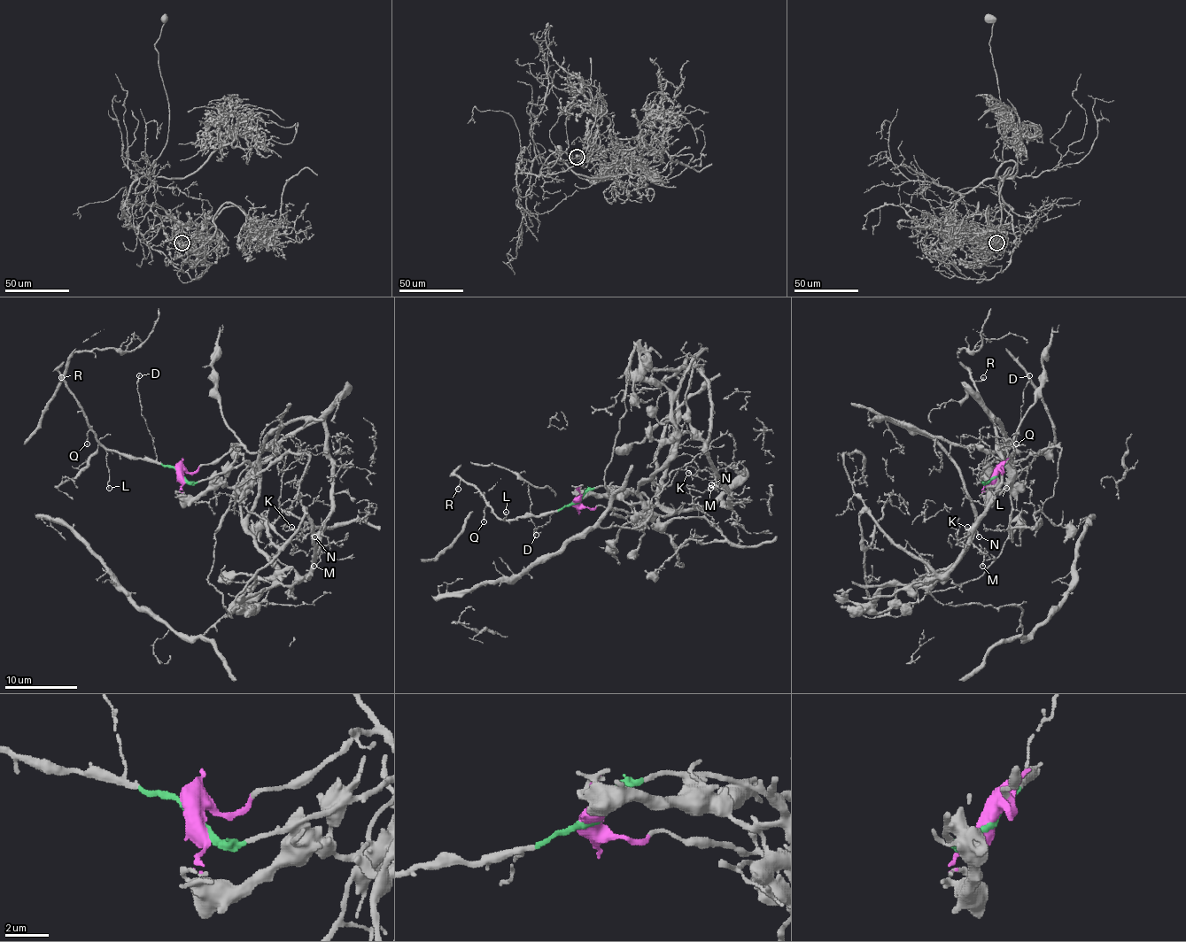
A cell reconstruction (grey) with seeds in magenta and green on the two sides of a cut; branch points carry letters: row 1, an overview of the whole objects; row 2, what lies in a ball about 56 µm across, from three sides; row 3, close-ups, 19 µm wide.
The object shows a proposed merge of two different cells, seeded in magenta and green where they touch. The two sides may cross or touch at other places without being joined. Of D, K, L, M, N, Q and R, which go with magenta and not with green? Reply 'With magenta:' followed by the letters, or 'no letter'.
With magenta: K, M, N

